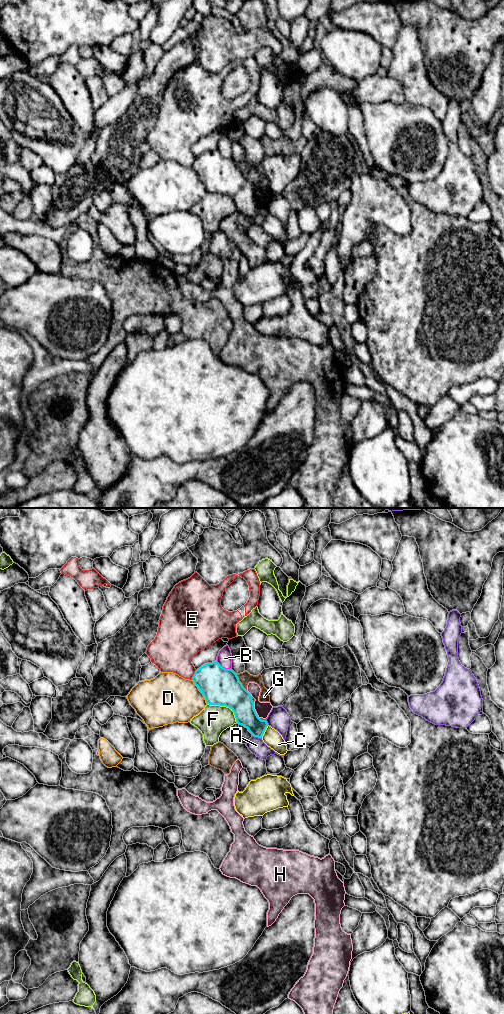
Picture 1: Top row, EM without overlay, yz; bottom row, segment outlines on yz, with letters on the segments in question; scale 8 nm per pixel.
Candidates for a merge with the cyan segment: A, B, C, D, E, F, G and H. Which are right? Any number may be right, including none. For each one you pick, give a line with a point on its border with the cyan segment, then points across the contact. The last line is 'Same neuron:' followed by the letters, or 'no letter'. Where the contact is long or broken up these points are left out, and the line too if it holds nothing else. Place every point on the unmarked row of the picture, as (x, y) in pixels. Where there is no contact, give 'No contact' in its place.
Same neuron: no letter

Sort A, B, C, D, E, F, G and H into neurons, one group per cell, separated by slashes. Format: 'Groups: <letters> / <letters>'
Groups: A / B / C / D / E / F / G / H

